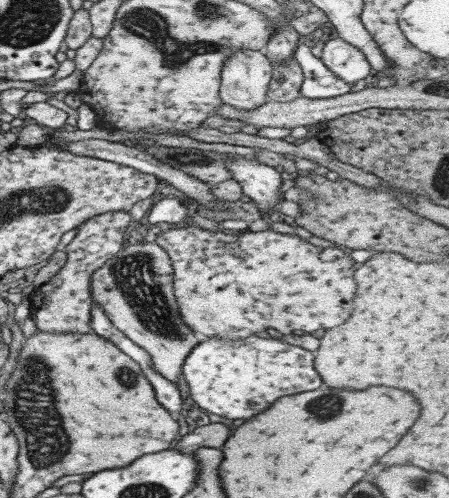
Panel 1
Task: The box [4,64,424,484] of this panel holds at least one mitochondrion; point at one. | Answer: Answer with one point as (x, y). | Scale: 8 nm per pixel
(35, 399)

